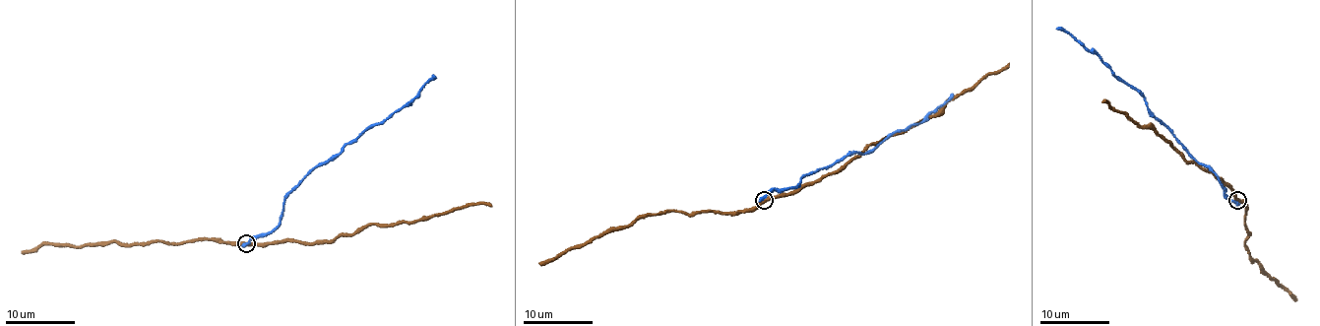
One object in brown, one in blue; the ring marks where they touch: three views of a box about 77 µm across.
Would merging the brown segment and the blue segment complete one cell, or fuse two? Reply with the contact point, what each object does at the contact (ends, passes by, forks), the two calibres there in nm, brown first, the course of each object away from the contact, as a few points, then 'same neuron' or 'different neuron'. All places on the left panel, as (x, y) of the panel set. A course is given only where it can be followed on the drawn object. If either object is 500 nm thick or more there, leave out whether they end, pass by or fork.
place (246, 243); brown passes by; blue ends; calibres 400 and 440 nm; course brown (247, 244), (325, 241), (372, 225), (430, 218), (466, 204), (480, 203), (491, 206); course blue (245, 244), (271, 232), (280, 221), (283, 203), (314, 168), (332, 161), (347, 143), (391, 118), (434, 75); different neuron

